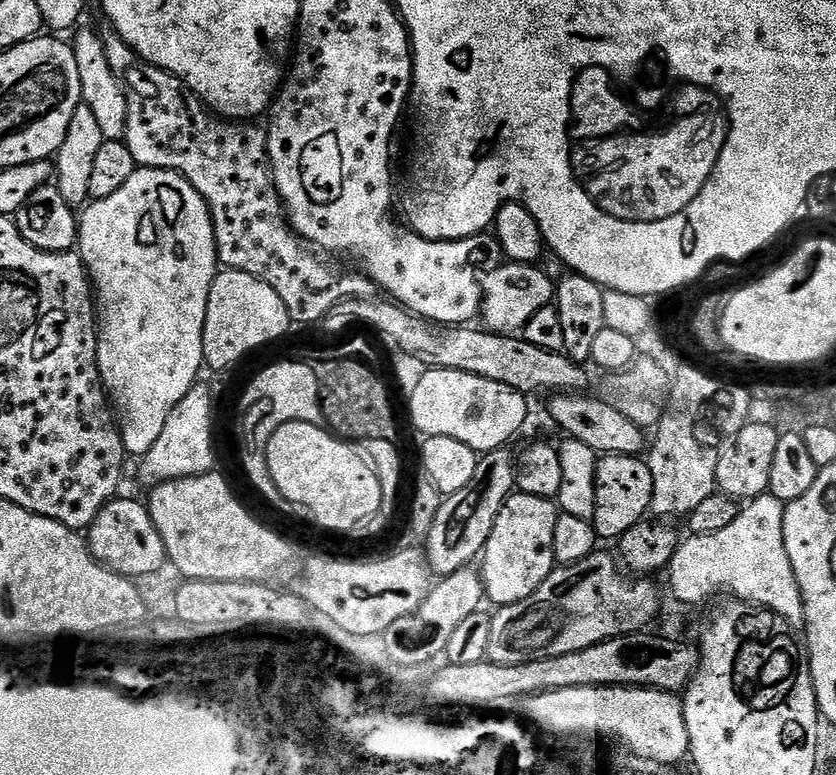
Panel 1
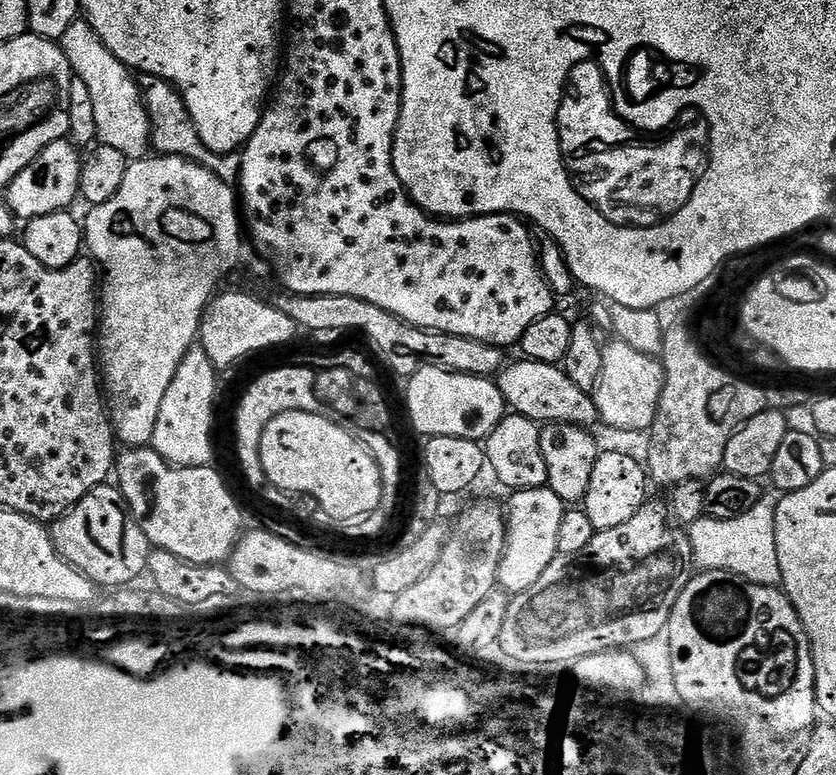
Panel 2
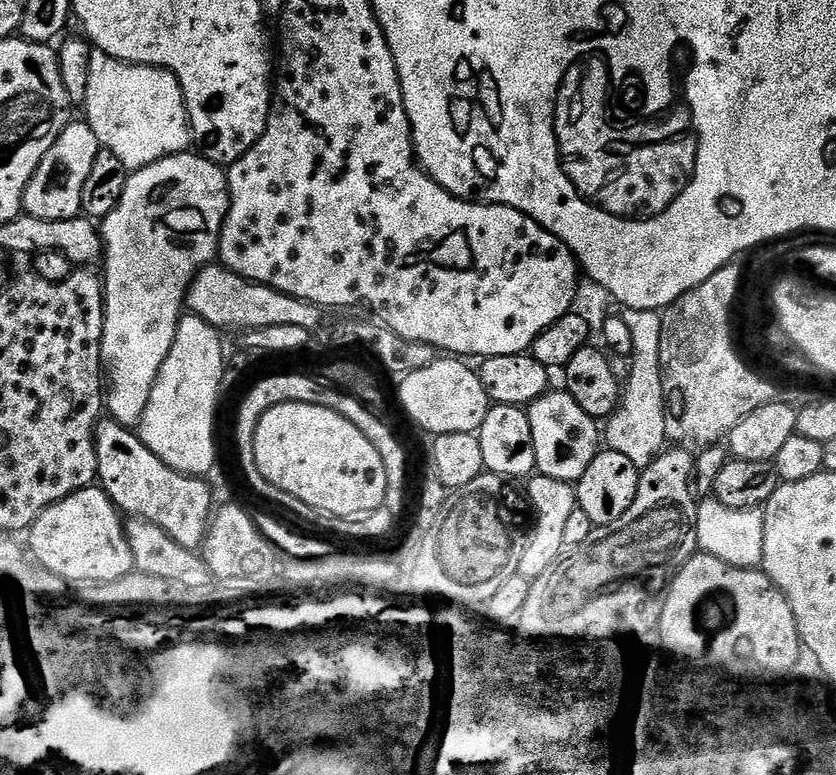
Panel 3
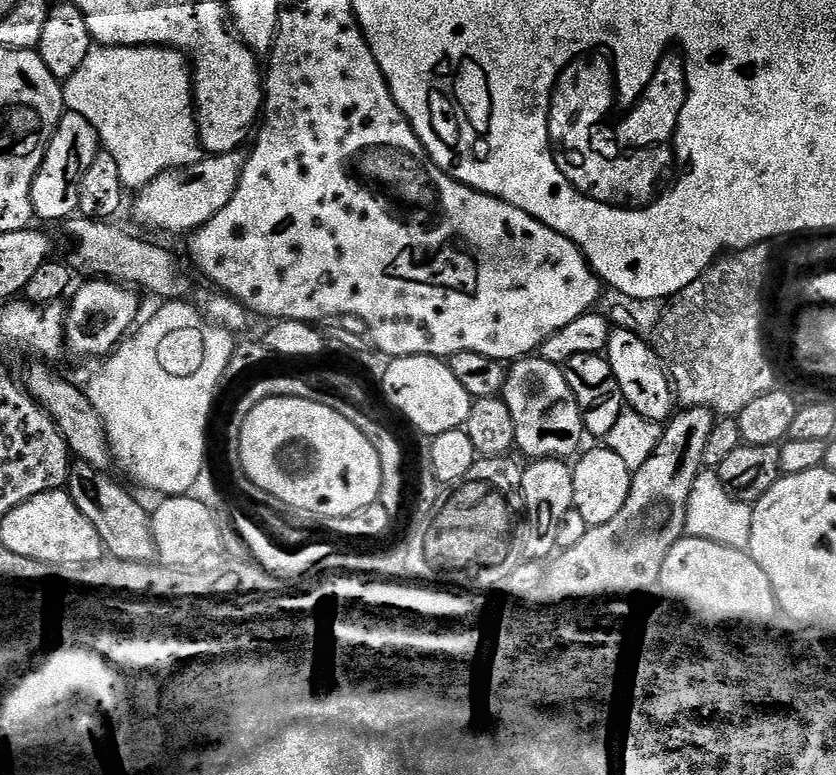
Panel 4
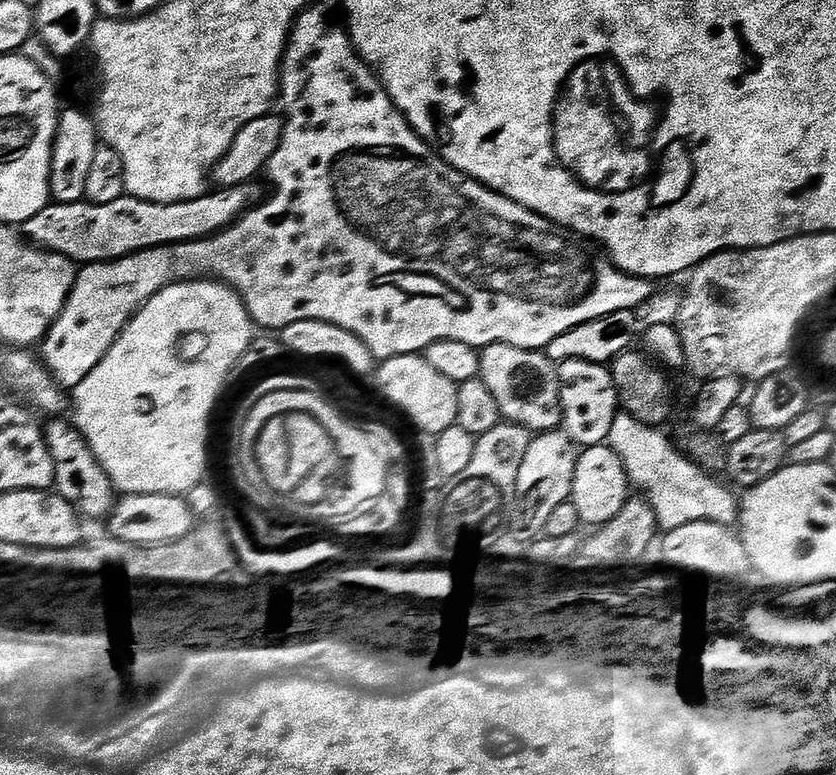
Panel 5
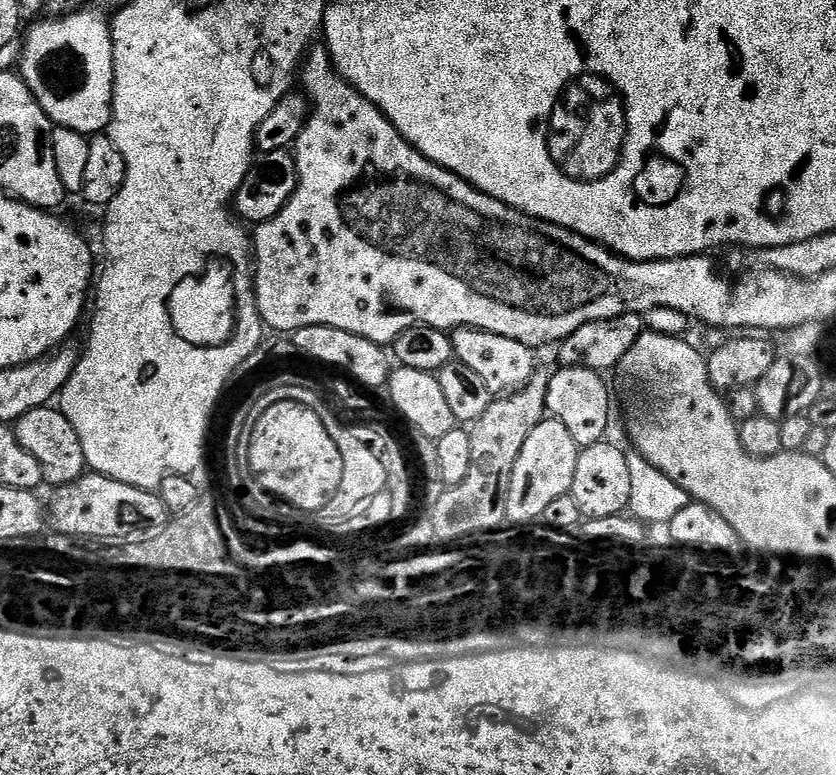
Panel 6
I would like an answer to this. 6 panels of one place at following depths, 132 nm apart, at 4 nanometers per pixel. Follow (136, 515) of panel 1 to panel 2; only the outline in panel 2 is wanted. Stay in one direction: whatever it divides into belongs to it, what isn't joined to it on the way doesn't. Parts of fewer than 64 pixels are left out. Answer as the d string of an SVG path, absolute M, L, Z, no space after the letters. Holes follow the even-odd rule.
M108 482L86 494L86 498L51 525L50 531L62 559L83 572L93 584L101 589L108 588L104 590L123 589L134 578L148 571L148 560L154 551L146 534L142 534L142 526L128 509L119 487Z

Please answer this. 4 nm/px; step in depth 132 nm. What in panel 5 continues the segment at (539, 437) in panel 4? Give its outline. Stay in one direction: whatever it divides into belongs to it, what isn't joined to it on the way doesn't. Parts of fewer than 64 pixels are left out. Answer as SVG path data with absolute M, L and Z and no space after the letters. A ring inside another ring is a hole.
M491 344L479 349L480 375L486 382L494 402L498 402L501 417L533 434L555 432L561 427L564 415L560 405L560 374L557 365L540 350L526 350L509 344Z

